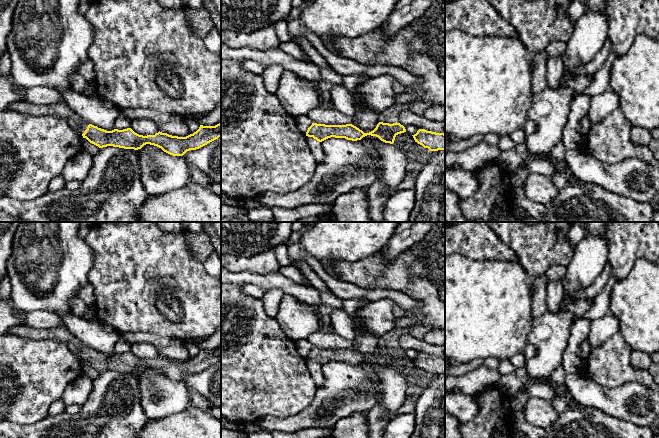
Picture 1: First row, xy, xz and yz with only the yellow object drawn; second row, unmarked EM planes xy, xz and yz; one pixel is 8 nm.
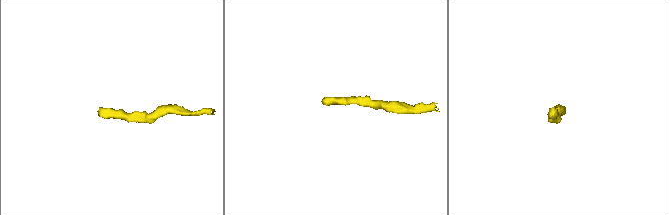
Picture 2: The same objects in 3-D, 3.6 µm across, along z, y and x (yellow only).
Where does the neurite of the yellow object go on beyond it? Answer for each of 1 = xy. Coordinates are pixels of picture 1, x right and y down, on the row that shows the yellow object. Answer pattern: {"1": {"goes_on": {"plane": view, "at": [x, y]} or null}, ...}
{"1": {"goes_on": {"plane": "xy", "at": [62, 110]}}}

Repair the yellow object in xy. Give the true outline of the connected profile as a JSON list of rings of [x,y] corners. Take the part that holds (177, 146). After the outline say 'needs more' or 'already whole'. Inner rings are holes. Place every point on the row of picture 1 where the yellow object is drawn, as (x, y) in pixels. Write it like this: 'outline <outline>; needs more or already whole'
outline [[[20,101],[9,105],[8,109],[35,116],[50,115],[65,119],[77,132],[99,148],[113,146],[124,149],[141,149],[150,144],[161,148],[173,156],[183,156],[187,151],[199,149],[221,137],[221,123],[215,126],[200,125],[199,129],[186,137],[172,136],[158,132],[155,135],[139,135],[131,128],[106,131],[84,121],[65,102],[49,105],[35,105]]]; needs more

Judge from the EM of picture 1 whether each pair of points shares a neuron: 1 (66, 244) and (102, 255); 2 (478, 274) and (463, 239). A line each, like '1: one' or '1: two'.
1: two
2: two

